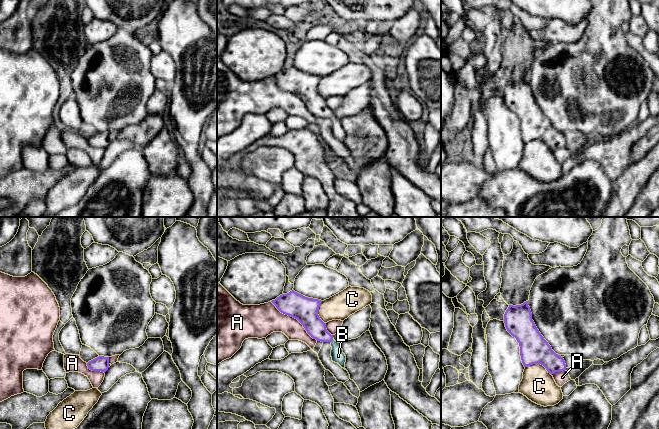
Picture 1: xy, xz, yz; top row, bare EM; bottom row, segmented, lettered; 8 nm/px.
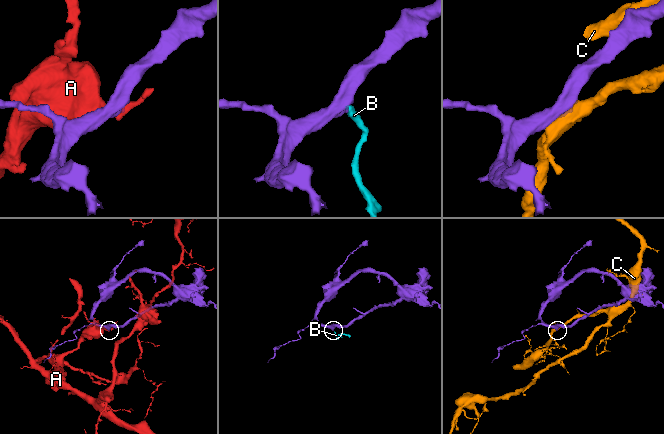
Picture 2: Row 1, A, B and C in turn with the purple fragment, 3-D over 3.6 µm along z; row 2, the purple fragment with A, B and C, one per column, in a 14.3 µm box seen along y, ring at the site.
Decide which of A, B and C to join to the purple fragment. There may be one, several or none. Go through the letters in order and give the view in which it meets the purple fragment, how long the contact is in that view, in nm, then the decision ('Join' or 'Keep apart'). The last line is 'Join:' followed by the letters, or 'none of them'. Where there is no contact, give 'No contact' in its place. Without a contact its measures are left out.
A: Touches purple in xz. Shared border 500 nm. Keep apart
B: Touches purple in xz. Shared border 40 nm. Join
C: Touches purple in yz. Shared border 220 nm. Keep apart
Join: B

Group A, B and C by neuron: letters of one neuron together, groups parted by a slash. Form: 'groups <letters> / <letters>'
groups A / B / C

